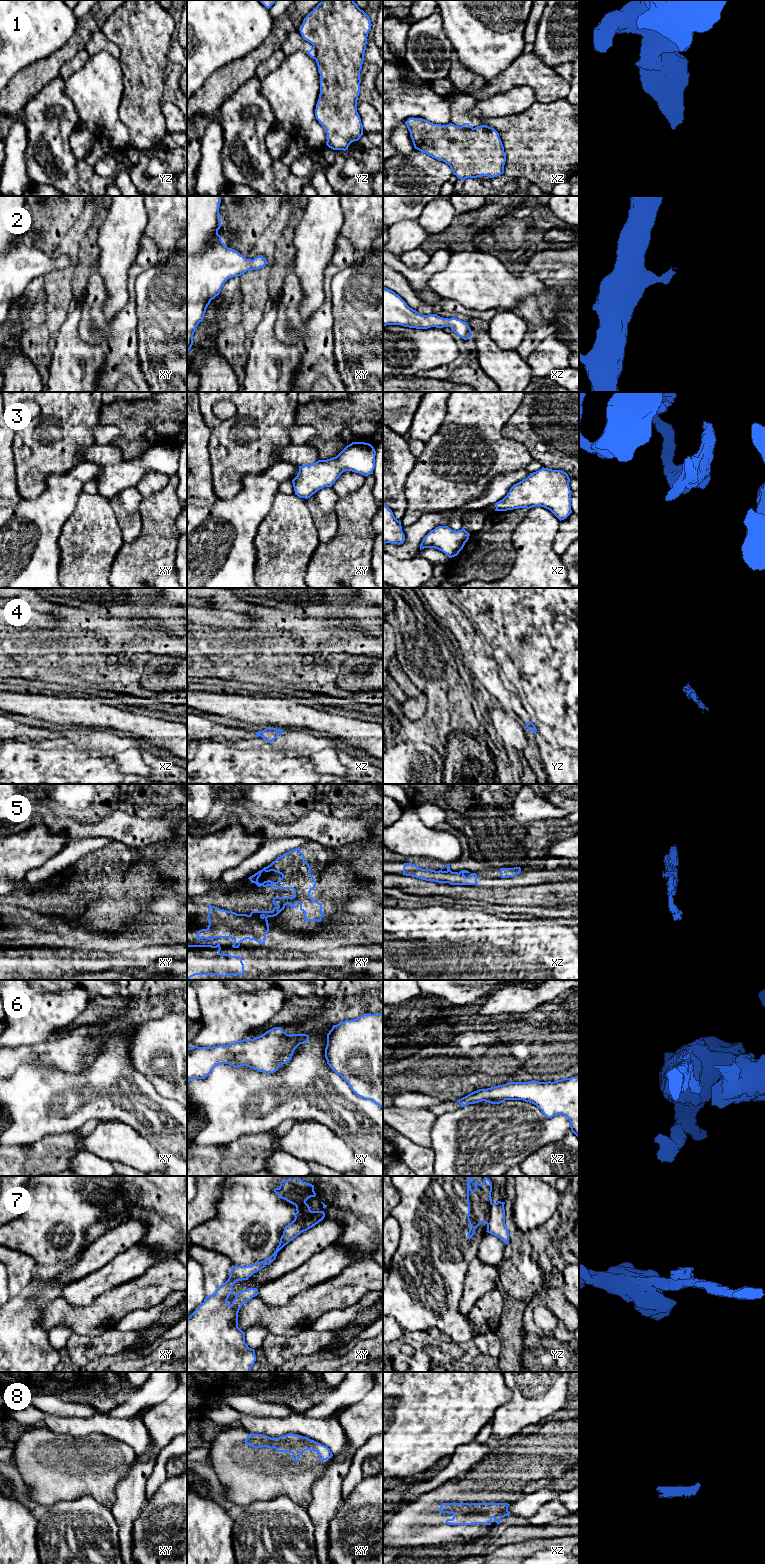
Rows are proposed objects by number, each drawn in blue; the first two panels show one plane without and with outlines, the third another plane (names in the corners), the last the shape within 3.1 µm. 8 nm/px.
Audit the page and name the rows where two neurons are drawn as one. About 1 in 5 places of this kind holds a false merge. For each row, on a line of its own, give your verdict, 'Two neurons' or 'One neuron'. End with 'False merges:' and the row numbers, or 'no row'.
1: Two neurons
2: One neuron
3: One neuron
4: One neuron
5: Two neurons
6: Two neurons
7: Two neurons
8: One neuron
False merges: 1, 5, 6, 7

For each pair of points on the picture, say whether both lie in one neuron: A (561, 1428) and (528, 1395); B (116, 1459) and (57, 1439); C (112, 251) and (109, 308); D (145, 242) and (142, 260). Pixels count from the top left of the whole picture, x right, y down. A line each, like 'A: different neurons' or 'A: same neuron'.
A: different neurons
B: same neuron
C: same neuron
D: same neuron

